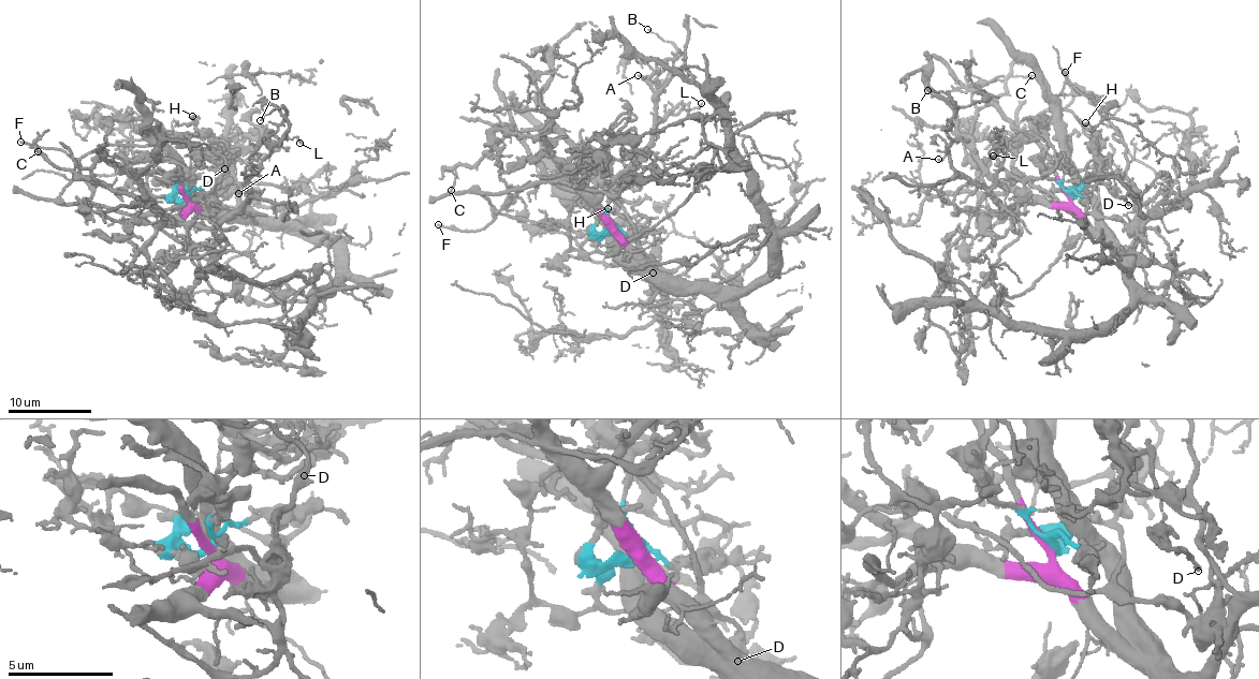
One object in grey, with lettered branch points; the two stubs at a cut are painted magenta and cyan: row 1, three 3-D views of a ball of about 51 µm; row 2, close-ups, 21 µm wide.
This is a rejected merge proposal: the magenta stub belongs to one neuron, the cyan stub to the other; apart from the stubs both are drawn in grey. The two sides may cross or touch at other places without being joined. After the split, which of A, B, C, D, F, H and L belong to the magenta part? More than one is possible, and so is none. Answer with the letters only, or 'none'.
A, B, C, L

